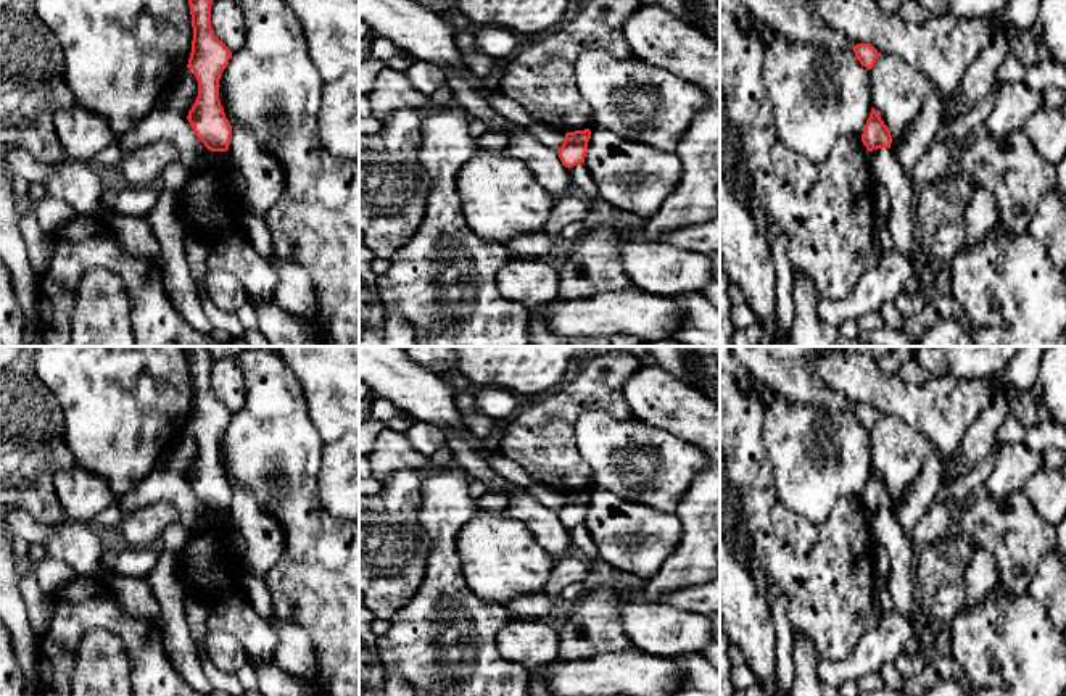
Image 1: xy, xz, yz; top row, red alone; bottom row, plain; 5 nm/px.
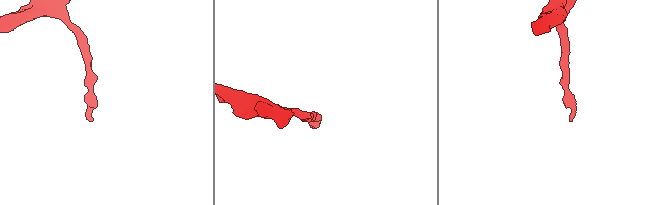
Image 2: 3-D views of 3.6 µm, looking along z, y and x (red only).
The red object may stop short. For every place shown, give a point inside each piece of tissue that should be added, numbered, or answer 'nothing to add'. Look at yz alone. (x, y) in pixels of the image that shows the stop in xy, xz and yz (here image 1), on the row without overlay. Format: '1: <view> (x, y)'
nothing to add

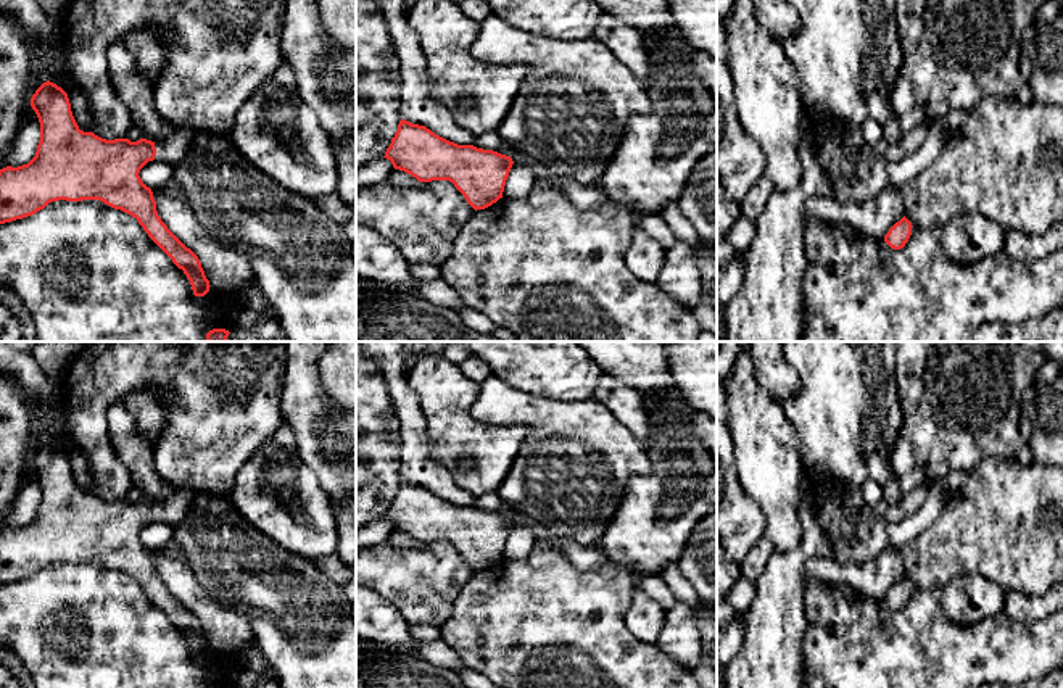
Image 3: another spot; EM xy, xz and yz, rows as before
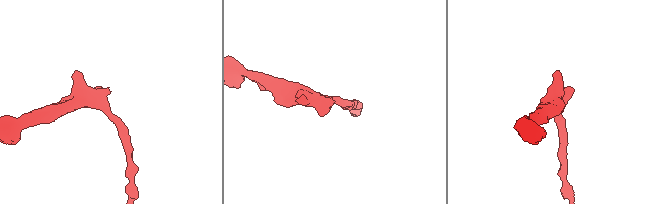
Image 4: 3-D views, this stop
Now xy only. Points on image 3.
1: xy (173, 509)

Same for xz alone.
nothing to add

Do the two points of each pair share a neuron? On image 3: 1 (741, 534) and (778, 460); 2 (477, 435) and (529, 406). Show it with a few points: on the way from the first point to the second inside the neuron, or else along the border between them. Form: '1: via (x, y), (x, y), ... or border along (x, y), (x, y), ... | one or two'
1: border along (736, 471), (740, 485), (762, 511), (764, 534) | two
2: border along (529, 427), (529, 434), (512, 463) | two

